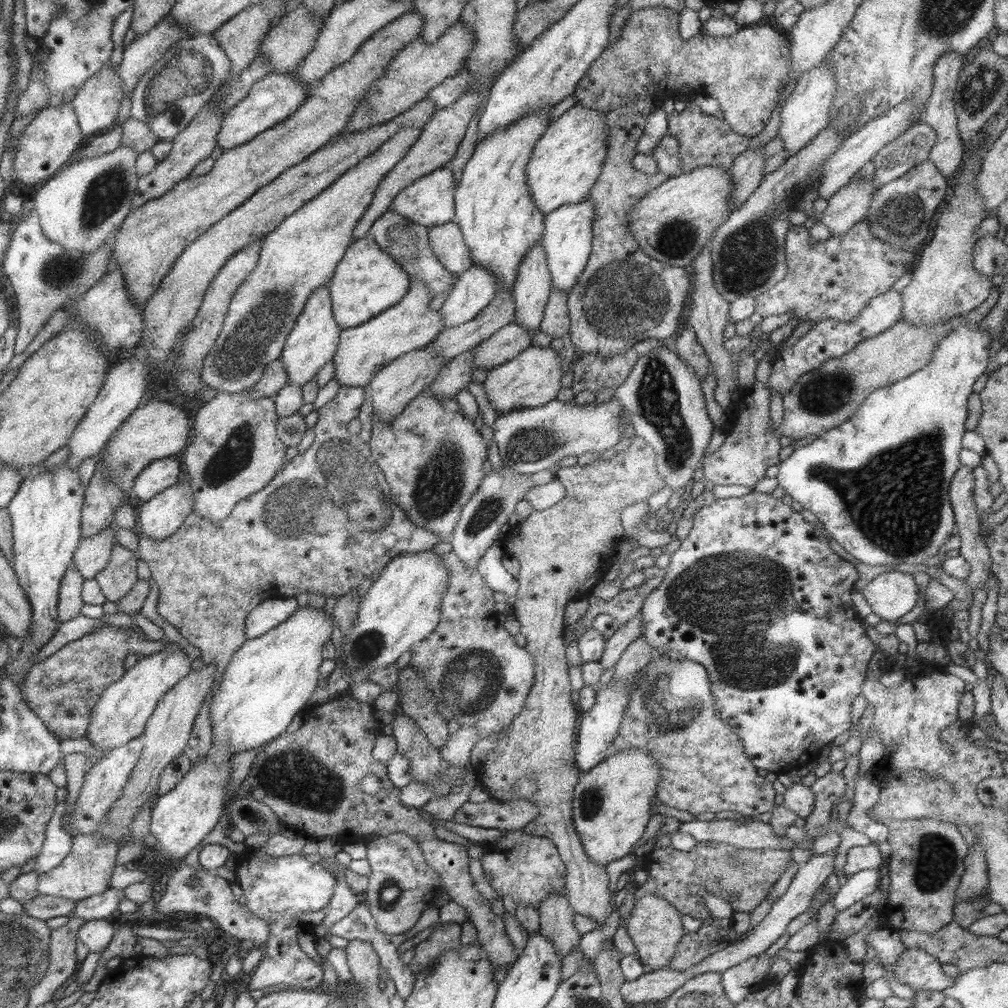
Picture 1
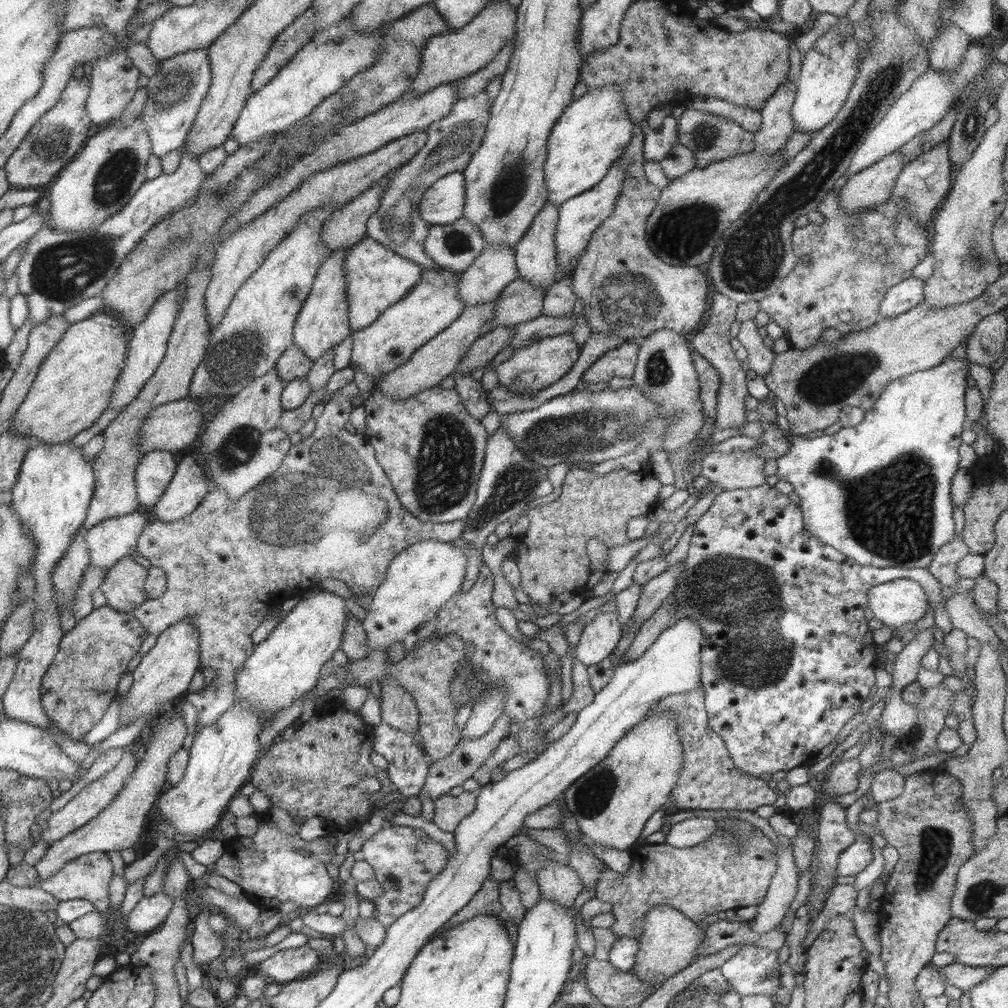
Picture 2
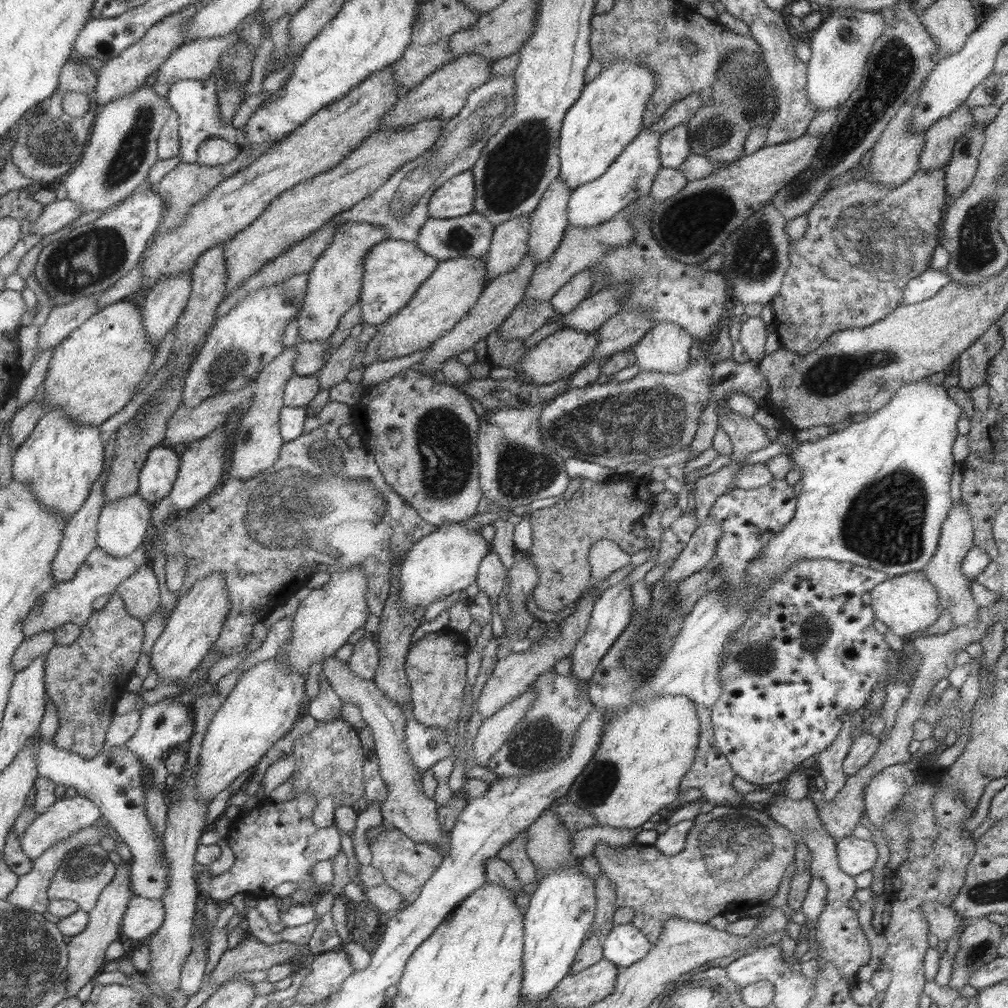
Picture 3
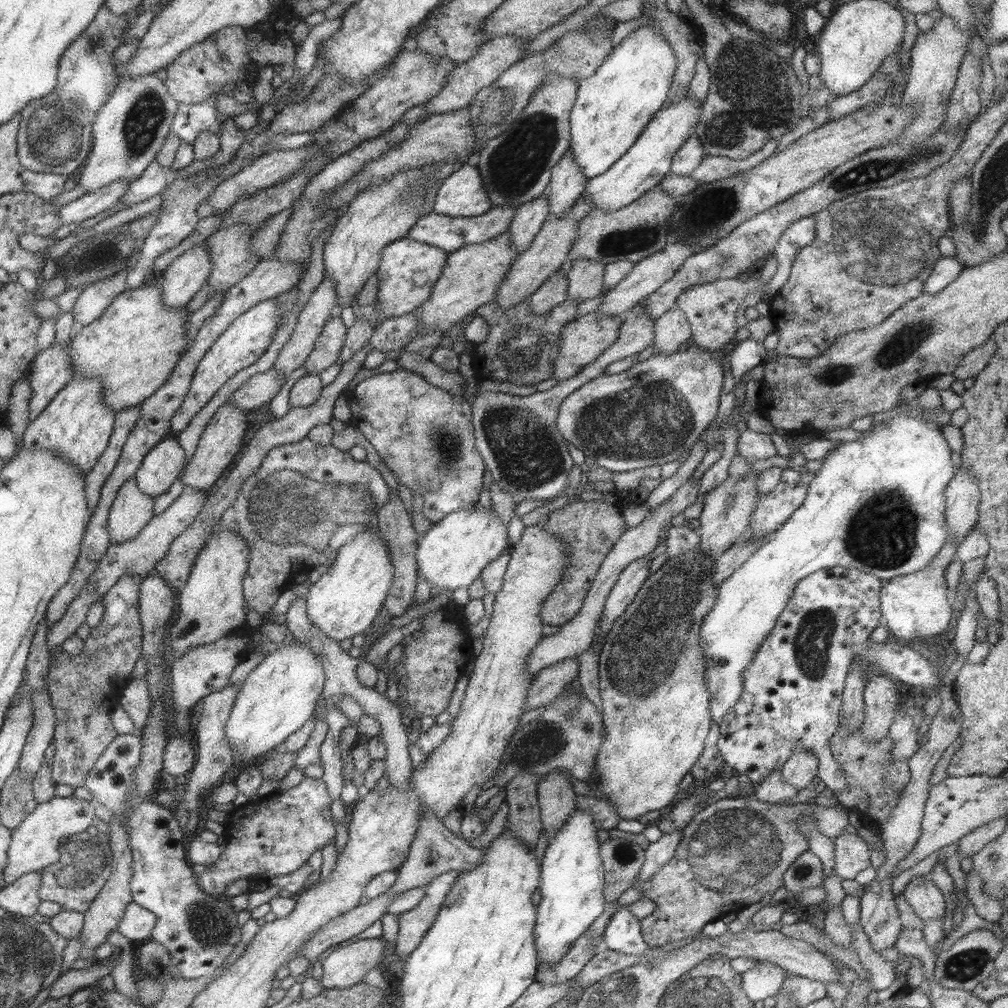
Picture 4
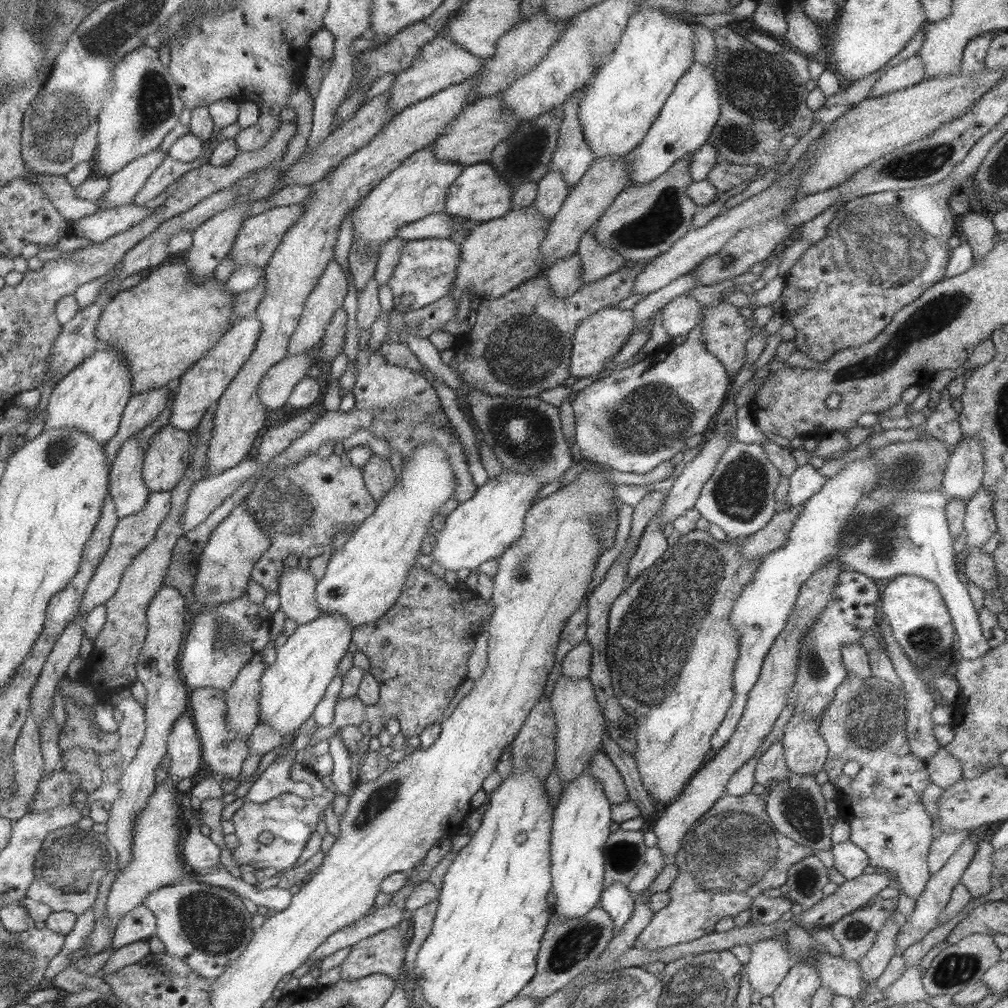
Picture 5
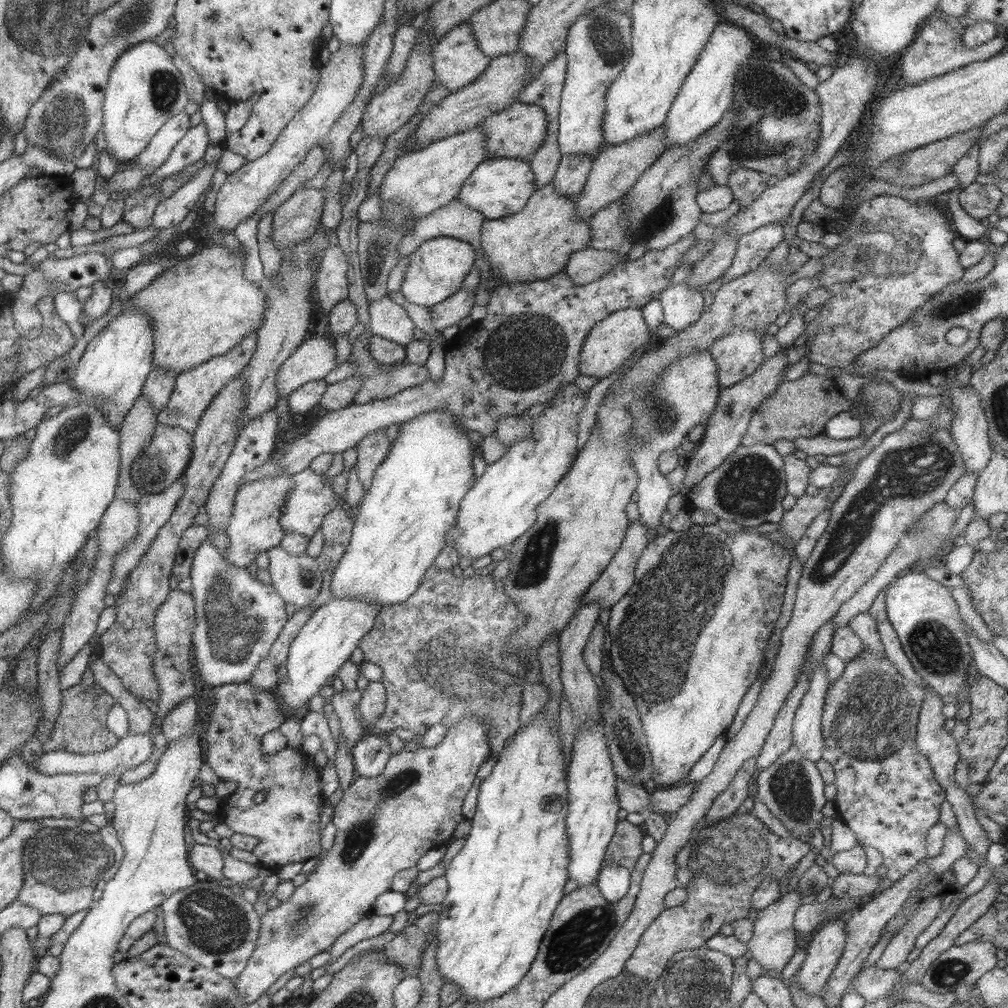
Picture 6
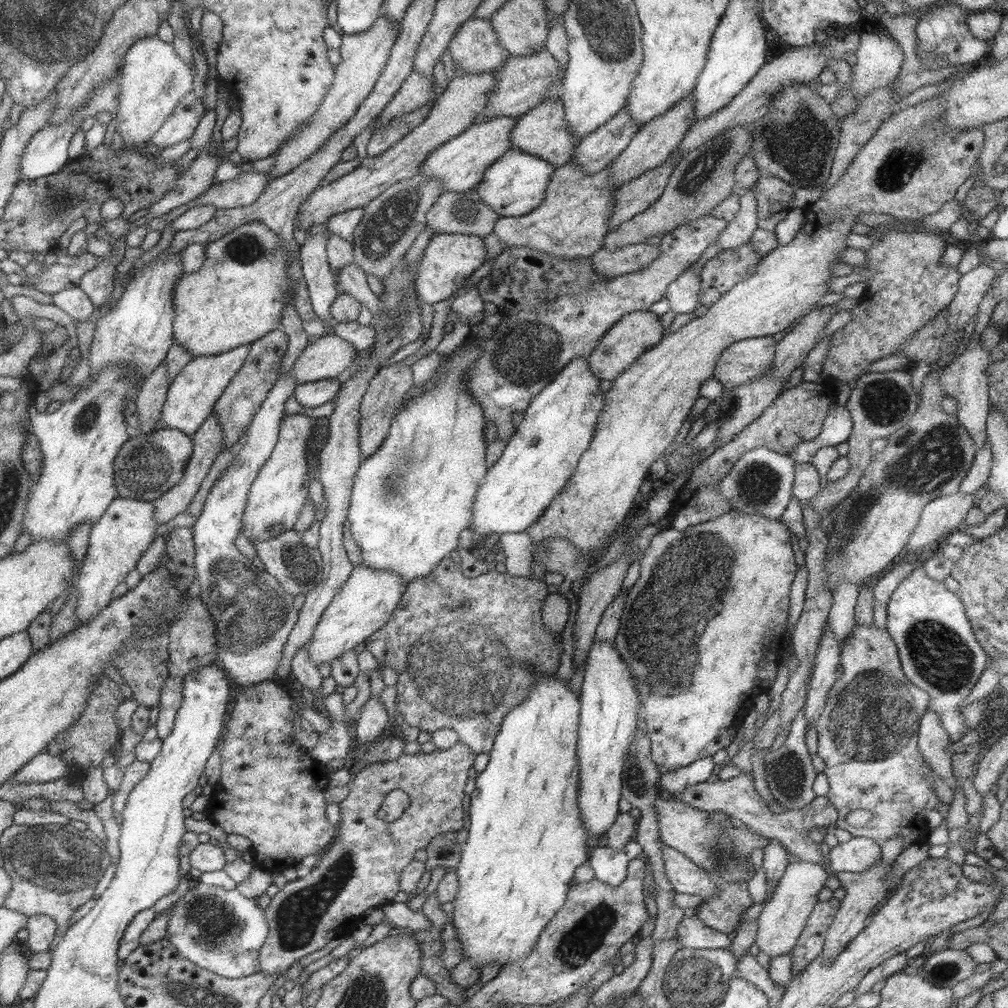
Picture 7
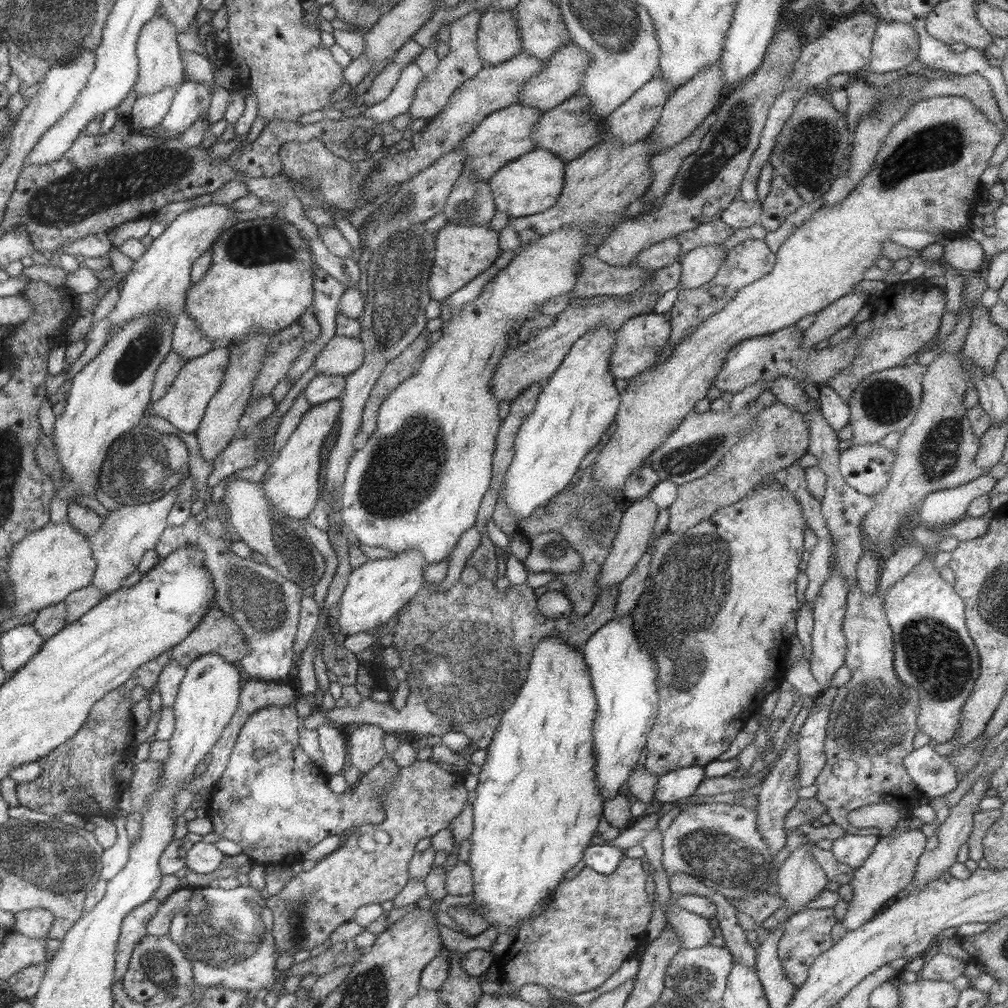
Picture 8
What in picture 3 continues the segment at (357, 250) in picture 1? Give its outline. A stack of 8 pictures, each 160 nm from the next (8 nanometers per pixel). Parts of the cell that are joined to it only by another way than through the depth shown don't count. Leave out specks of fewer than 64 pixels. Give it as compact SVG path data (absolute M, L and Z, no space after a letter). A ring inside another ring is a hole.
M387 238L374 244L363 258L363 279L358 297L361 308L359 324L376 327L385 323L395 312L409 304L437 264L435 258L427 256L415 243L406 240Z

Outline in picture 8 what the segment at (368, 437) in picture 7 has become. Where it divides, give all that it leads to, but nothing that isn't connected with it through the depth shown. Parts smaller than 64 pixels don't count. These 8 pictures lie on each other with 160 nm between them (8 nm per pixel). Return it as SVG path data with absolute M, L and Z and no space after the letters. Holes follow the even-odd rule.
M421 332L417 340L413 340L397 357L384 366L384 370L381 371L373 389L369 392L369 399L363 406L361 432L358 432L359 436L356 436L353 442L355 449L361 448L366 443L366 437L375 430L377 411L381 402L417 368L418 356L426 347L427 339L429 339L429 334Z

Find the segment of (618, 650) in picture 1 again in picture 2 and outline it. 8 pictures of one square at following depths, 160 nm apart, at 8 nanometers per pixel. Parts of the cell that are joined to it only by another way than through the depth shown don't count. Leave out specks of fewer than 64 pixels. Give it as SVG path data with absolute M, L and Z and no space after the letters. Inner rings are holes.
M675 562L667 570L657 576L650 578L648 582L641 587L640 597L638 598L636 609L634 610L634 621L639 626L646 621L660 605L667 601L673 592L676 580L681 572L684 571L684 562Z

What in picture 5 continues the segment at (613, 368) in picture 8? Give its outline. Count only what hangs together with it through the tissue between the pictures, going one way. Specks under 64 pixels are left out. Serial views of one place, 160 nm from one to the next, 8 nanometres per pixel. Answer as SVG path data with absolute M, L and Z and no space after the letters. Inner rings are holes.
M618 307L602 308L600 311L593 312L593 315L587 316L581 320L573 332L572 351L568 366L568 373L576 379L591 376L600 370L604 370L608 364L614 359L614 356L621 350L622 344L628 341L629 334L633 332L633 316L632 310L620 310Z

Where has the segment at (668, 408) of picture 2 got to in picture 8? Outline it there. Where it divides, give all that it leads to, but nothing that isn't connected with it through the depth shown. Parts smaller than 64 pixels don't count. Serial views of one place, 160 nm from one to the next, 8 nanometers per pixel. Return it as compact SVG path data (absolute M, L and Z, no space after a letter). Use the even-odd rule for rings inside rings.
M704 244L685 252L680 260L679 290L693 290L709 282L727 257L723 245Z

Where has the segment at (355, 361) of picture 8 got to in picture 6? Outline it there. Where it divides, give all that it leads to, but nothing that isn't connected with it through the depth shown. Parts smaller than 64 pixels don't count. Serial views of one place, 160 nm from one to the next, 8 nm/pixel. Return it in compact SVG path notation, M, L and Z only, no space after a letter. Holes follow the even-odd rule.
M331 337L305 339L277 369L275 392L287 398L293 390L311 380L321 380L337 365L335 341Z

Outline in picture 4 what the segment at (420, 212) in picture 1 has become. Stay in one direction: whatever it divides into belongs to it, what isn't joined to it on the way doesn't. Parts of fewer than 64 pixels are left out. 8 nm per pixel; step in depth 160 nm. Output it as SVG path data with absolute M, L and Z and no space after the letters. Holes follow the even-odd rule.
M465 162L442 180L432 211L445 216L471 217L485 214L491 207L478 168Z

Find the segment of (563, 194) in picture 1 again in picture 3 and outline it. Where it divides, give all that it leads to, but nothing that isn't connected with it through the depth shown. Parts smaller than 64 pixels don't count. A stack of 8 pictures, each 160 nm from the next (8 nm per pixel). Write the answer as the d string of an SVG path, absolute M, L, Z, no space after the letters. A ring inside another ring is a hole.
M627 60L616 62L608 67L601 68L591 81L583 85L577 100L565 112L558 137L558 155L560 171L557 179L561 179L566 187L578 187L580 184L591 182L599 178L608 166L619 156L619 153L643 129L642 114L647 100L653 94L657 81L654 74L641 64L629 64Z

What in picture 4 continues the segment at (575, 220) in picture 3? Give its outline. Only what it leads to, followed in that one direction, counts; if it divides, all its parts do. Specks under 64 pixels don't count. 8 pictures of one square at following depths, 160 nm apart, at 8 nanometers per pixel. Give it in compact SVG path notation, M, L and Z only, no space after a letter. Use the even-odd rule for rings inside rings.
M685 95L676 103L661 107L645 125L637 140L609 168L599 176L586 179L584 192L592 202L592 209L612 211L631 204L646 190L653 189L669 173L671 159L698 123L702 105Z

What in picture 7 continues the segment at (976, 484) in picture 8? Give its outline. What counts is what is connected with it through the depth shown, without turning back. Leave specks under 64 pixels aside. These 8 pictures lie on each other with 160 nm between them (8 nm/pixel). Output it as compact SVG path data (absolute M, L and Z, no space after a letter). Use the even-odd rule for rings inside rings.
M956 493L938 496L922 508L918 523L909 536L904 552L929 546L958 530L964 522L965 515L973 506L973 493Z

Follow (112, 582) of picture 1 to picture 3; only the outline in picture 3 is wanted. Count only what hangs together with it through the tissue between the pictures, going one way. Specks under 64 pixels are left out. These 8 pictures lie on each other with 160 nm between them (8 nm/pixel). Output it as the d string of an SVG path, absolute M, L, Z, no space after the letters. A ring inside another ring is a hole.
M140 566L127 580L117 585L115 592L125 605L126 611L136 620L145 623L159 606L159 584L153 570Z

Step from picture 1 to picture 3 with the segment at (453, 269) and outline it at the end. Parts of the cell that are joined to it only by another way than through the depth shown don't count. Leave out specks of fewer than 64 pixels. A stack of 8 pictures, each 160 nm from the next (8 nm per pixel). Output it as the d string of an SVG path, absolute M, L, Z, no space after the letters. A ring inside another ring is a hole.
M475 211L452 219L427 217L427 220L418 228L414 243L421 252L435 258L437 262L459 257L475 257L475 260L481 260L489 251L493 229L494 226L489 219Z

